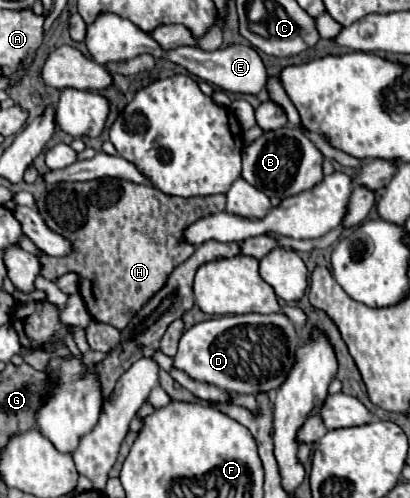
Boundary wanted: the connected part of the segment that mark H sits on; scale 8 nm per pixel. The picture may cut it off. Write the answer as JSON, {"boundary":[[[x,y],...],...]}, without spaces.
{"boundary":[[[107,178],[107,180],[91,180],[91,182],[59,182],[37,200],[37,208],[47,228],[65,236],[73,246],[73,252],[63,258],[39,256],[41,262],[39,274],[47,280],[55,280],[55,276],[61,276],[63,272],[73,272],[73,270],[79,272],[81,276],[79,292],[85,300],[89,314],[97,322],[105,322],[123,330],[131,322],[131,318],[167,284],[169,274],[193,254],[195,248],[191,248],[189,244],[179,244],[179,232],[183,232],[187,224],[199,220],[199,216],[223,212],[225,194],[195,196],[183,200],[177,196],[167,196],[149,184],[135,184],[129,180]]]}

